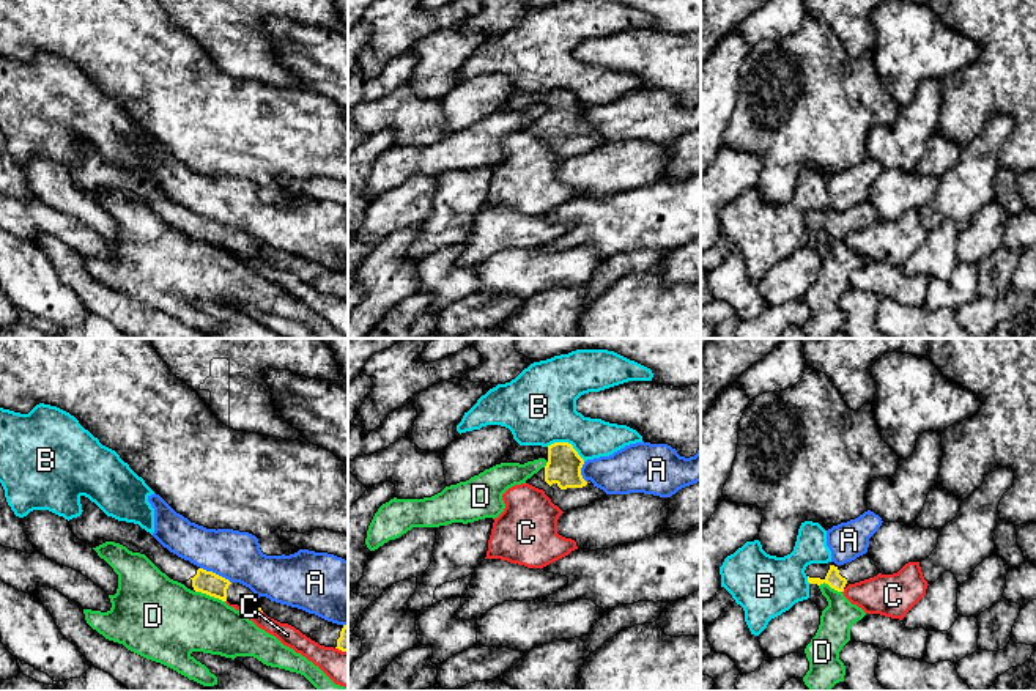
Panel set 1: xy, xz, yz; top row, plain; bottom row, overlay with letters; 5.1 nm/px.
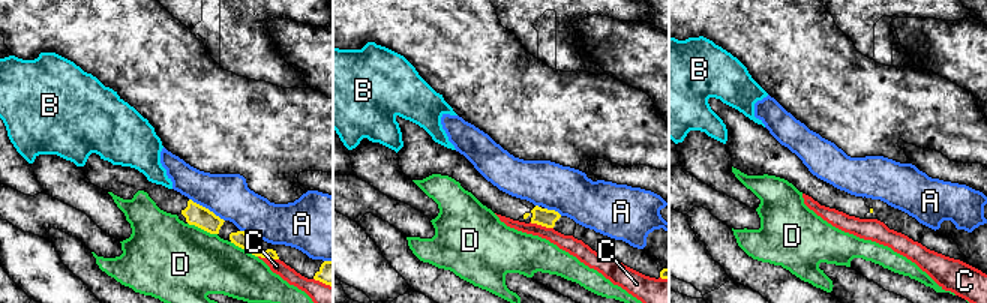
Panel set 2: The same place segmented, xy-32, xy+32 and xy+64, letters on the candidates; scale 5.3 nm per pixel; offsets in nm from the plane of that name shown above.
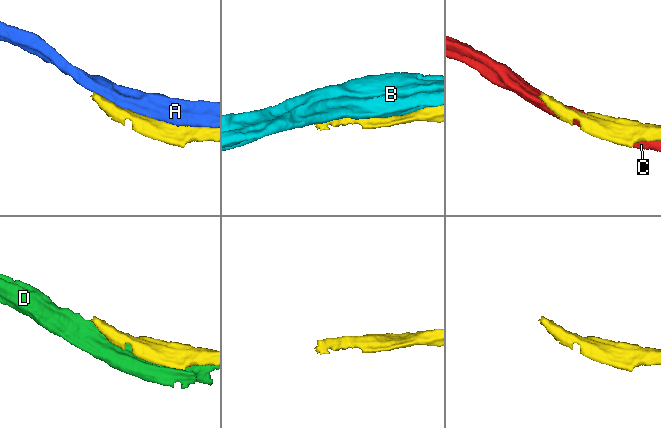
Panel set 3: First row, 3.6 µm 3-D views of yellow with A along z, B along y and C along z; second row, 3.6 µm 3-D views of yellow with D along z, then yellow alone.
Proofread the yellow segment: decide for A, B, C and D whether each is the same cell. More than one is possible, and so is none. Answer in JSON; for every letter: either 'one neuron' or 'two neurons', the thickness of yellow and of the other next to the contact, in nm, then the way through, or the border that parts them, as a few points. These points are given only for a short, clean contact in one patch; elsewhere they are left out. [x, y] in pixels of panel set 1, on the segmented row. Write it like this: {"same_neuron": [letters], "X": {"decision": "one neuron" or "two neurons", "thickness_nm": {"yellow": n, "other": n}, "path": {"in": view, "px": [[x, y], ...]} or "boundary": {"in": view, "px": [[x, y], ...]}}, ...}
{"same_neuron": [], "A": {"decision": "two neurons", "thickness_nm": {"yellow": 120, "other": 260}}, "B": {"decision": "two neurons", "thickness_nm": {"yellow": 180, "other": 380}}, "C": {"decision": "two neurons", "thickness_nm": {"yellow": 40, "other": 100}}, "D": {"decision": "two neurons", "thickness_nm": {"yellow": 120, "other": 380}}}

